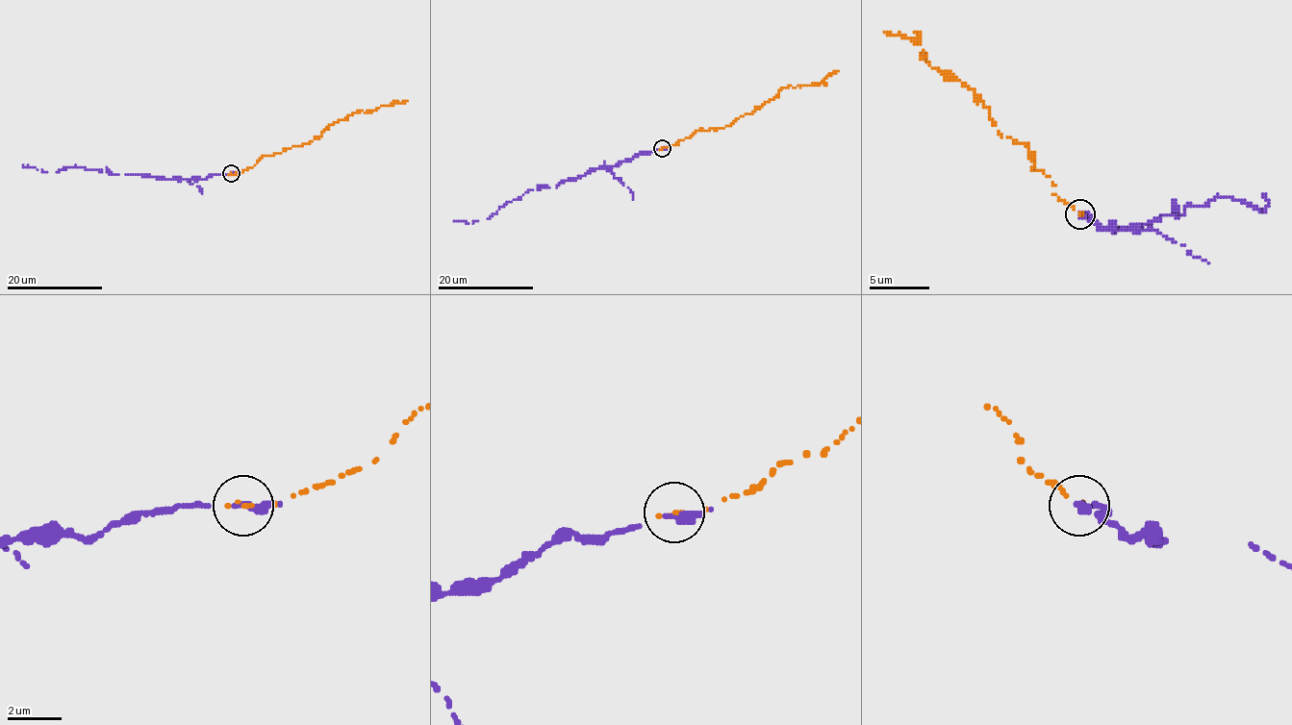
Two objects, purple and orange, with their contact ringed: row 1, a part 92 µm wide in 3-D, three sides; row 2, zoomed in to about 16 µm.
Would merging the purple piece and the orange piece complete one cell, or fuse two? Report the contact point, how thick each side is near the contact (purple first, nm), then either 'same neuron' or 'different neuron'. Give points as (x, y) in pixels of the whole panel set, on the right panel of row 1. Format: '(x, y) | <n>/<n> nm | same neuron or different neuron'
(1080, 214) | 280/140 nm | different neuron

